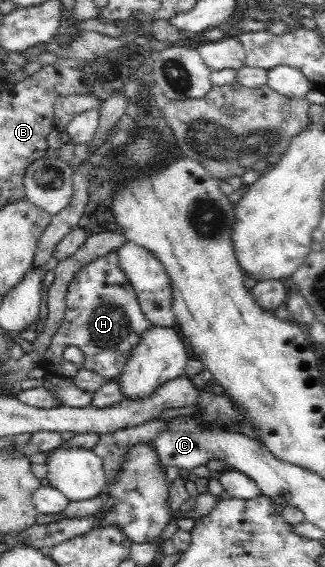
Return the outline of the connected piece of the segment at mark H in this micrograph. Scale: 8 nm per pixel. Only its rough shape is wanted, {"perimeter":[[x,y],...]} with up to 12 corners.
{"perimeter":[[117,250],[75,272],[41,362],[117,380],[149,328]]}

